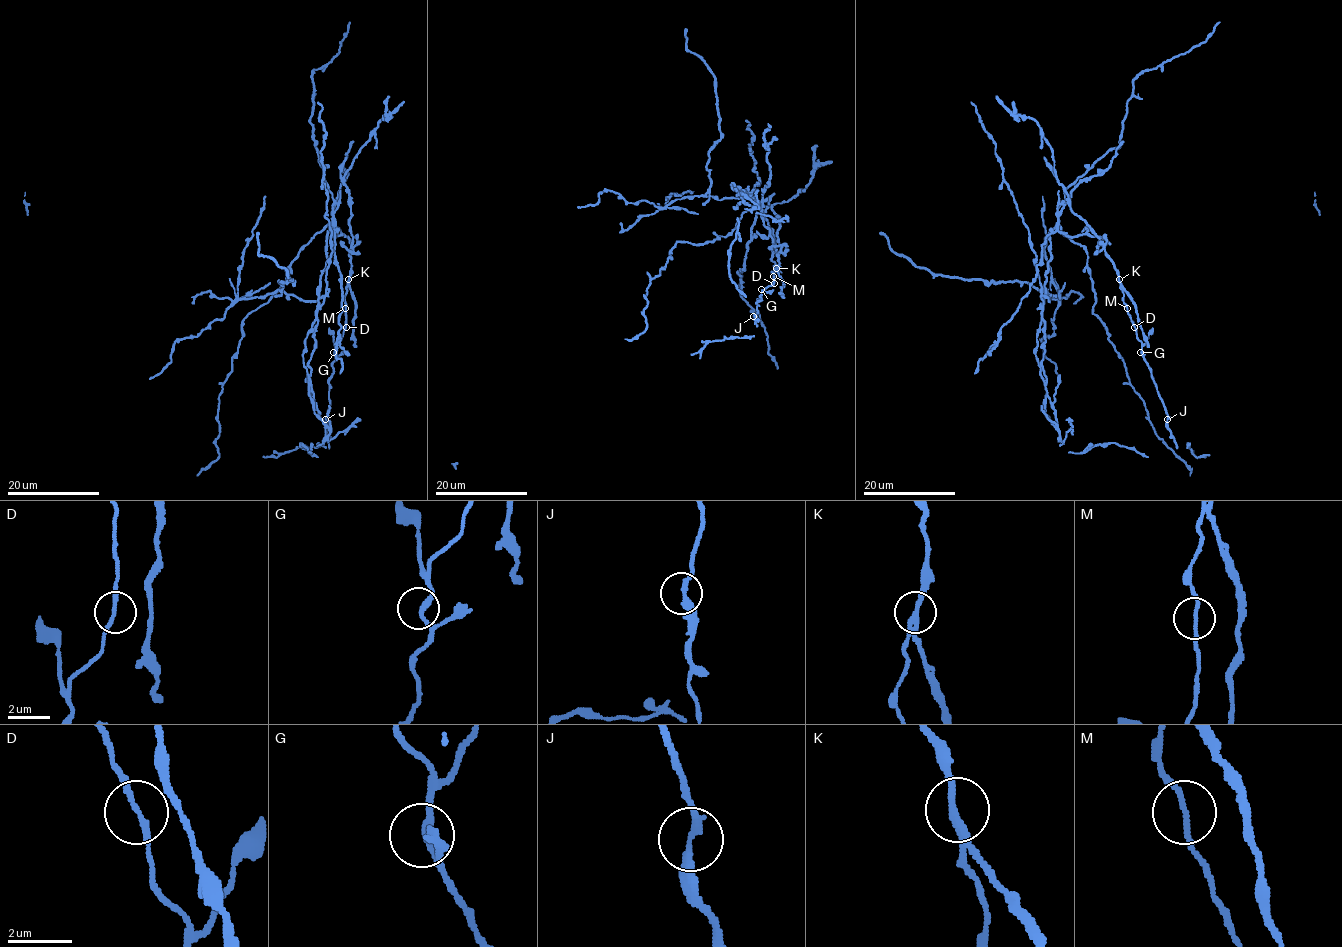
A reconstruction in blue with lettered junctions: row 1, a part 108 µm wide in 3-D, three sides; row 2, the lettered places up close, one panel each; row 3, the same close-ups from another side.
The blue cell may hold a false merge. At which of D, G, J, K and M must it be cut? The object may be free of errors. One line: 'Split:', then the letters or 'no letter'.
Split: K

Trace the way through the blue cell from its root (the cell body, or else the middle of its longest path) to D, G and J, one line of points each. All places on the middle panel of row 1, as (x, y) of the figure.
D: (747, 194), (759, 202), (763, 224), (778, 253), (778, 266), (773, 272), (774, 284)
G: (747, 194), (759, 202), (763, 224), (778, 253), (778, 266), (773, 272), (774, 282), (761, 289)
J: (747, 194), (759, 202), (763, 224), (778, 253), (774, 282), (762, 290), (753, 316)

